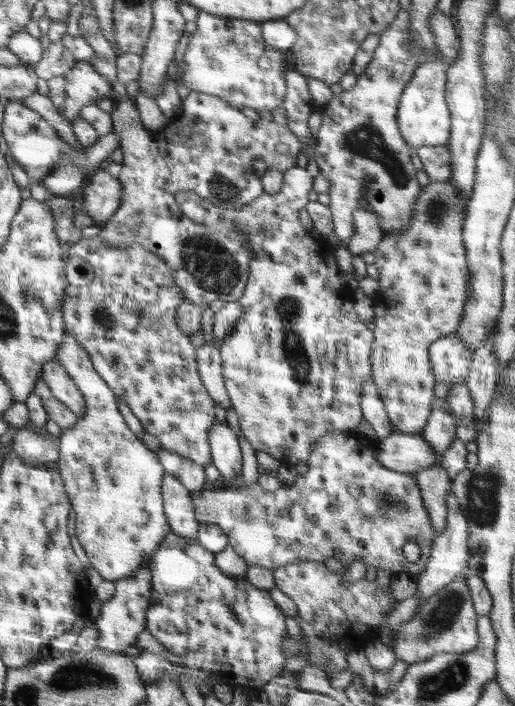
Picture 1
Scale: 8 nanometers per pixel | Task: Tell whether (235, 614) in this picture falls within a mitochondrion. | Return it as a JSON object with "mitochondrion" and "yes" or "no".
{"mitochondrion":"yes"}

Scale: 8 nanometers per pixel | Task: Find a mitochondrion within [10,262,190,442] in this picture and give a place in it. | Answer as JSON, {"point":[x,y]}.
{"point":[103,319]}

